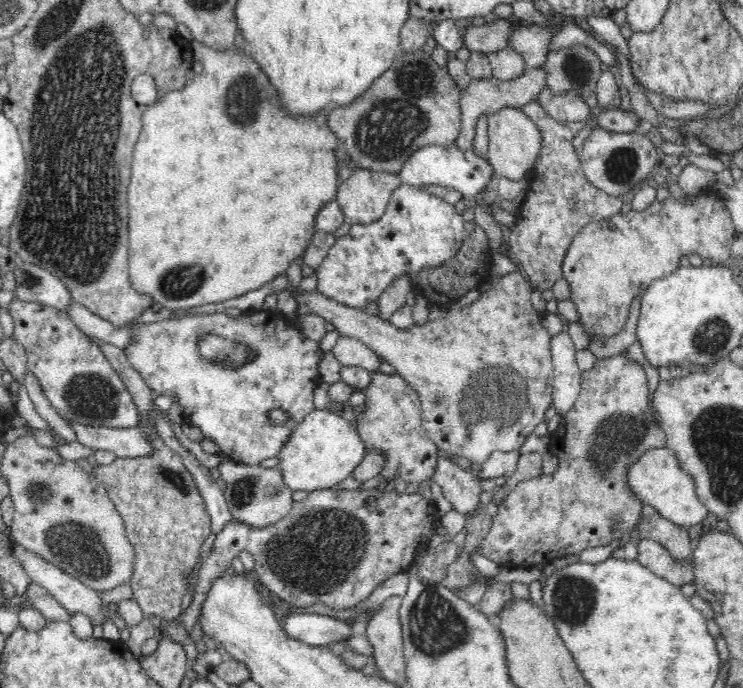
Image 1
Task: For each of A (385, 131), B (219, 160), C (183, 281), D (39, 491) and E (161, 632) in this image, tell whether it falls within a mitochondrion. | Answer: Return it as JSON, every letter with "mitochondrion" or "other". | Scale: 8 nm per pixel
{"A":"mitochondrion","B":"other","C":"mitochondrion","D":"mitochondrion","E":"other"}

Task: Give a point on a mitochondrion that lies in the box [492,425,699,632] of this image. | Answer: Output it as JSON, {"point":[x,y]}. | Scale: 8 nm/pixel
{"point":[574,598]}

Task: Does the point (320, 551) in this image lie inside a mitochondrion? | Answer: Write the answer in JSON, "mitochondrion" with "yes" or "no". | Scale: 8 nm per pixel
{"mitochondrion":"yes"}

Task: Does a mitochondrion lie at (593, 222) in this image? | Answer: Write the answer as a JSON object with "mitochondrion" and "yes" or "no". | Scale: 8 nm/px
{"mitochondrion":"no"}

